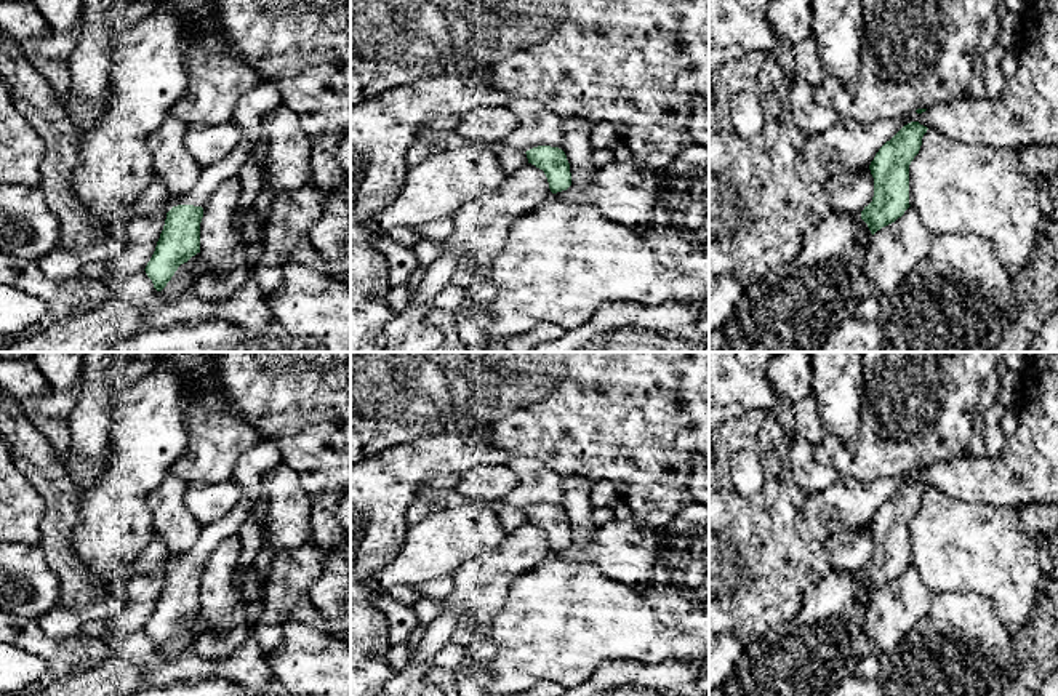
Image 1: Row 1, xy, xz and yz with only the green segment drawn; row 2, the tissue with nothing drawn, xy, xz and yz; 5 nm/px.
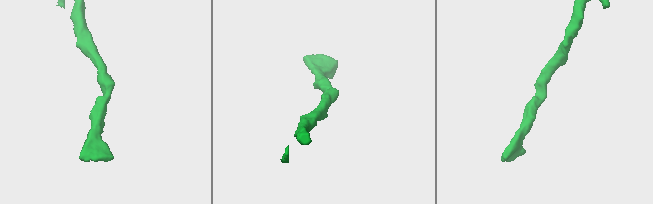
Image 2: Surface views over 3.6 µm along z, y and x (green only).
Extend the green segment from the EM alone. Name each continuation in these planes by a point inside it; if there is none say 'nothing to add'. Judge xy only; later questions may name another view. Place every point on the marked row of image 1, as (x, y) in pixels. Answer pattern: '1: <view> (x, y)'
nothing to add

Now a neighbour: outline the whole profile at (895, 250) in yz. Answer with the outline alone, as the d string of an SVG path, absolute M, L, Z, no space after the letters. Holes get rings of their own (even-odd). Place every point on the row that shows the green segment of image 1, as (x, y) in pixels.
M909 206L895 222L877 230L868 246L861 269L876 296L892 296L909 272L932 251L935 234Z

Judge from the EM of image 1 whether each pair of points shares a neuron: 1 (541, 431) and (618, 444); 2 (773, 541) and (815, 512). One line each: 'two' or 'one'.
1: one
2: two

